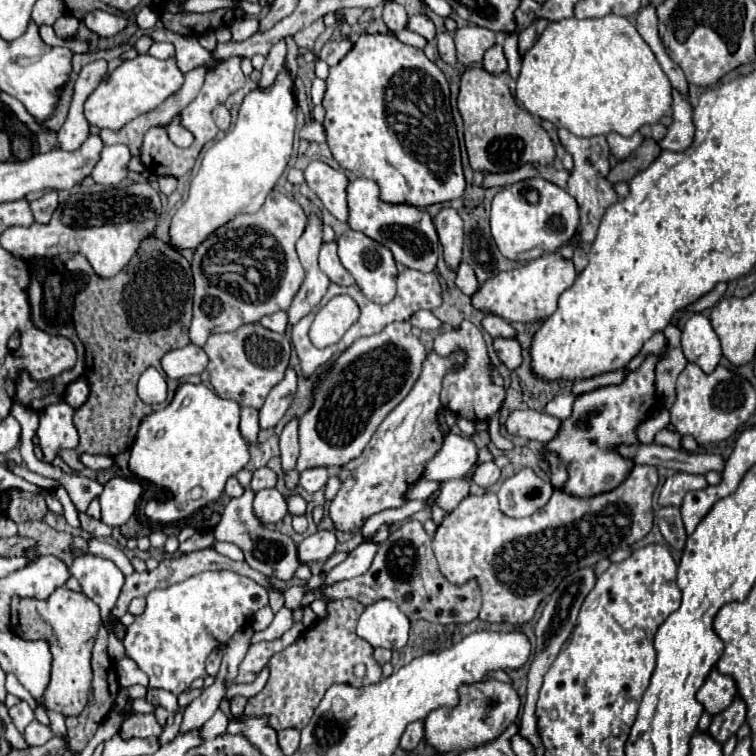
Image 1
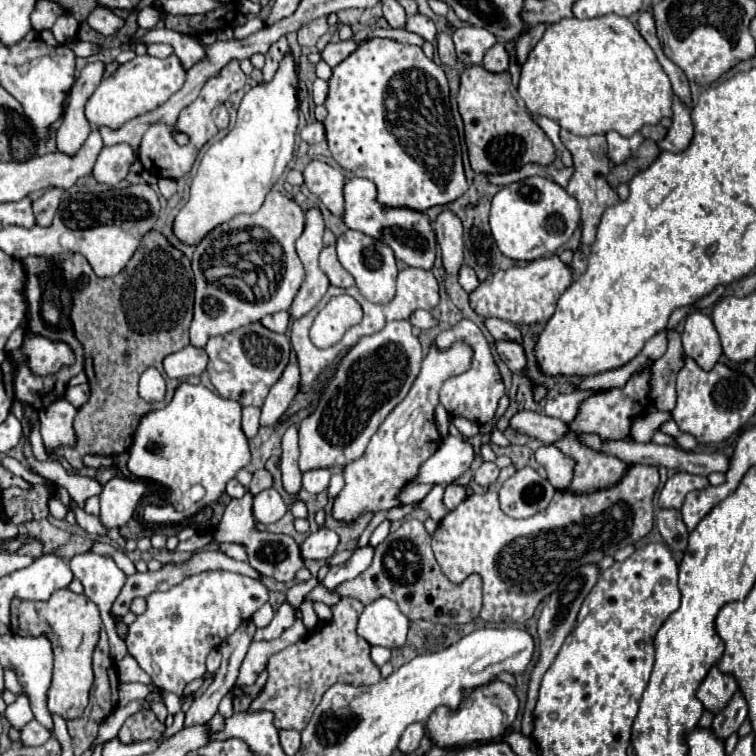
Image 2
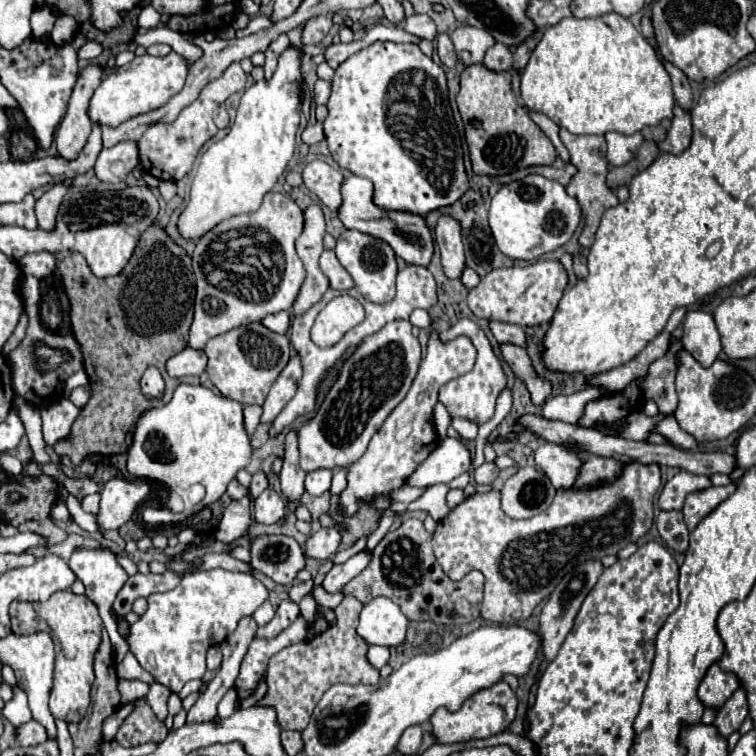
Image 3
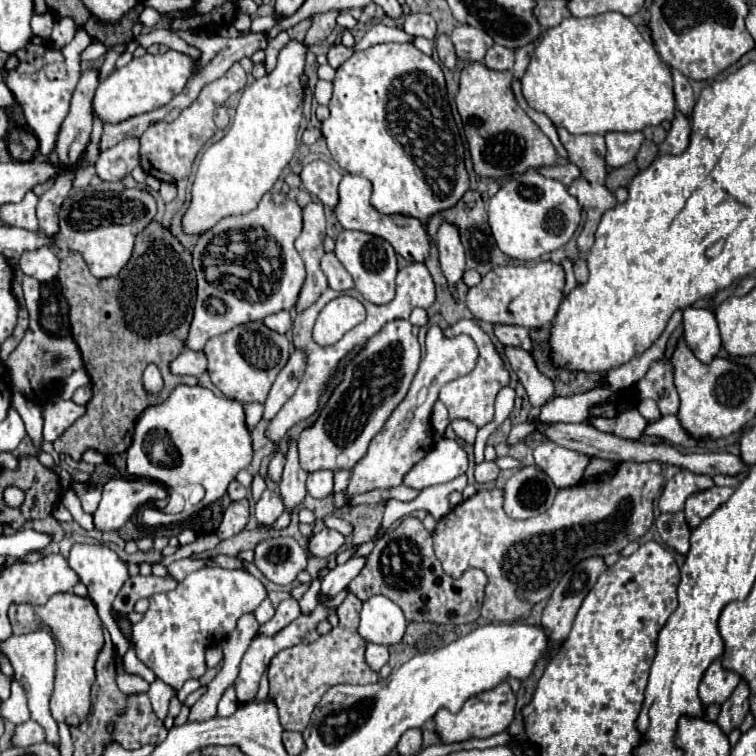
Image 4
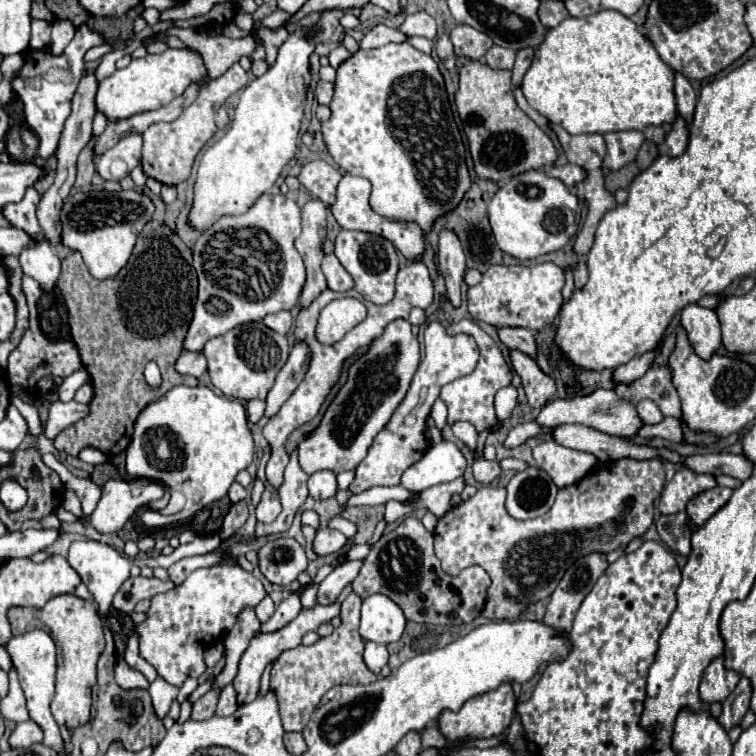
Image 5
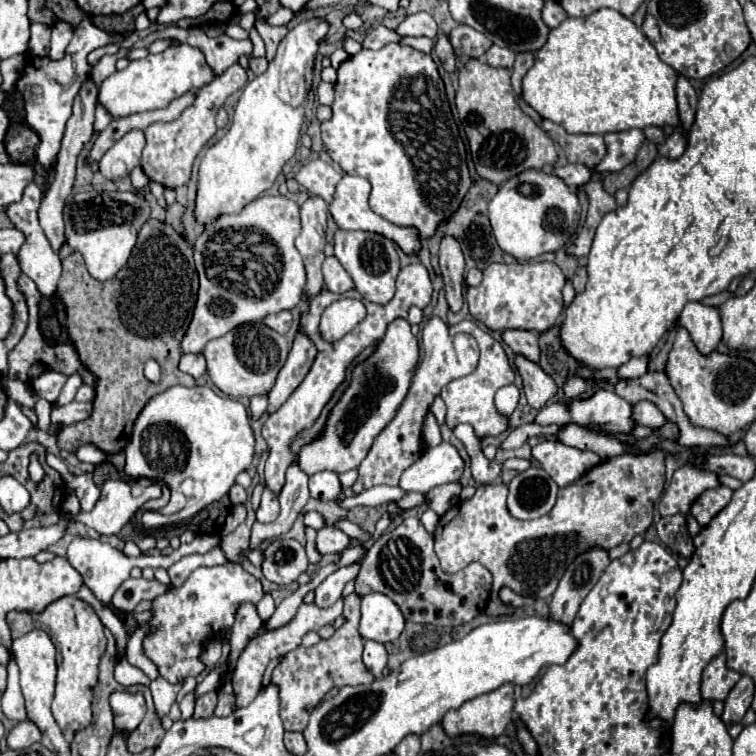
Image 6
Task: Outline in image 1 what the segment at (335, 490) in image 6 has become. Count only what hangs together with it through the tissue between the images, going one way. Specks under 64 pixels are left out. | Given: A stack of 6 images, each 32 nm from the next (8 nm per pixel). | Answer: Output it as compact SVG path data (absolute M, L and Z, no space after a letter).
M312 468L312 470L300 472L300 486L306 492L310 492L310 494L316 492L316 490L320 490L320 488L324 488L326 480L328 480L326 468Z

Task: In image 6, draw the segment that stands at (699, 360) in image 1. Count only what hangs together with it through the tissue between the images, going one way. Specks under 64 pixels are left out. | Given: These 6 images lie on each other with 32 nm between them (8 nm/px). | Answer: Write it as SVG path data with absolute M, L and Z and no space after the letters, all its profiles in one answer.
M688 302L678 322L688 330L700 354L710 354L712 350L718 348L722 340L722 324L720 324L718 308L704 306L700 302Z

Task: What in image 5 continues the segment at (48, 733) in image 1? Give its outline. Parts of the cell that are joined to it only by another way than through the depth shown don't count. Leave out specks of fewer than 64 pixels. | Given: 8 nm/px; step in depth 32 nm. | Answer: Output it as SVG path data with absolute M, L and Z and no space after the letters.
M26 720L22 724L16 724L12 736L10 736L10 746L12 748L28 748L36 742L42 742L44 732L40 730L40 726L36 726L36 722Z

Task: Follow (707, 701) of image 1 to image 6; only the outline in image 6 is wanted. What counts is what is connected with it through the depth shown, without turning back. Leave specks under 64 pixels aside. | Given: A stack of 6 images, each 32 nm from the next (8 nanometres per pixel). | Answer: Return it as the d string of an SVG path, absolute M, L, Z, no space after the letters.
M720 654L716 656L702 674L702 700L714 702L714 700L724 700L732 686L740 680L740 674L726 668L726 656Z

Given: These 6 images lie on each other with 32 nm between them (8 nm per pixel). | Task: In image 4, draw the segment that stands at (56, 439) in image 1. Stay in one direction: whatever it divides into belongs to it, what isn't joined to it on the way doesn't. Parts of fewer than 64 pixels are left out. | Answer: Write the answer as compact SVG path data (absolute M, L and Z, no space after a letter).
M54 398L52 402L48 402L42 410L44 440L54 442L56 438L60 438L60 434L64 434L68 426L72 426L82 414L84 414L84 406L78 406L72 400Z

